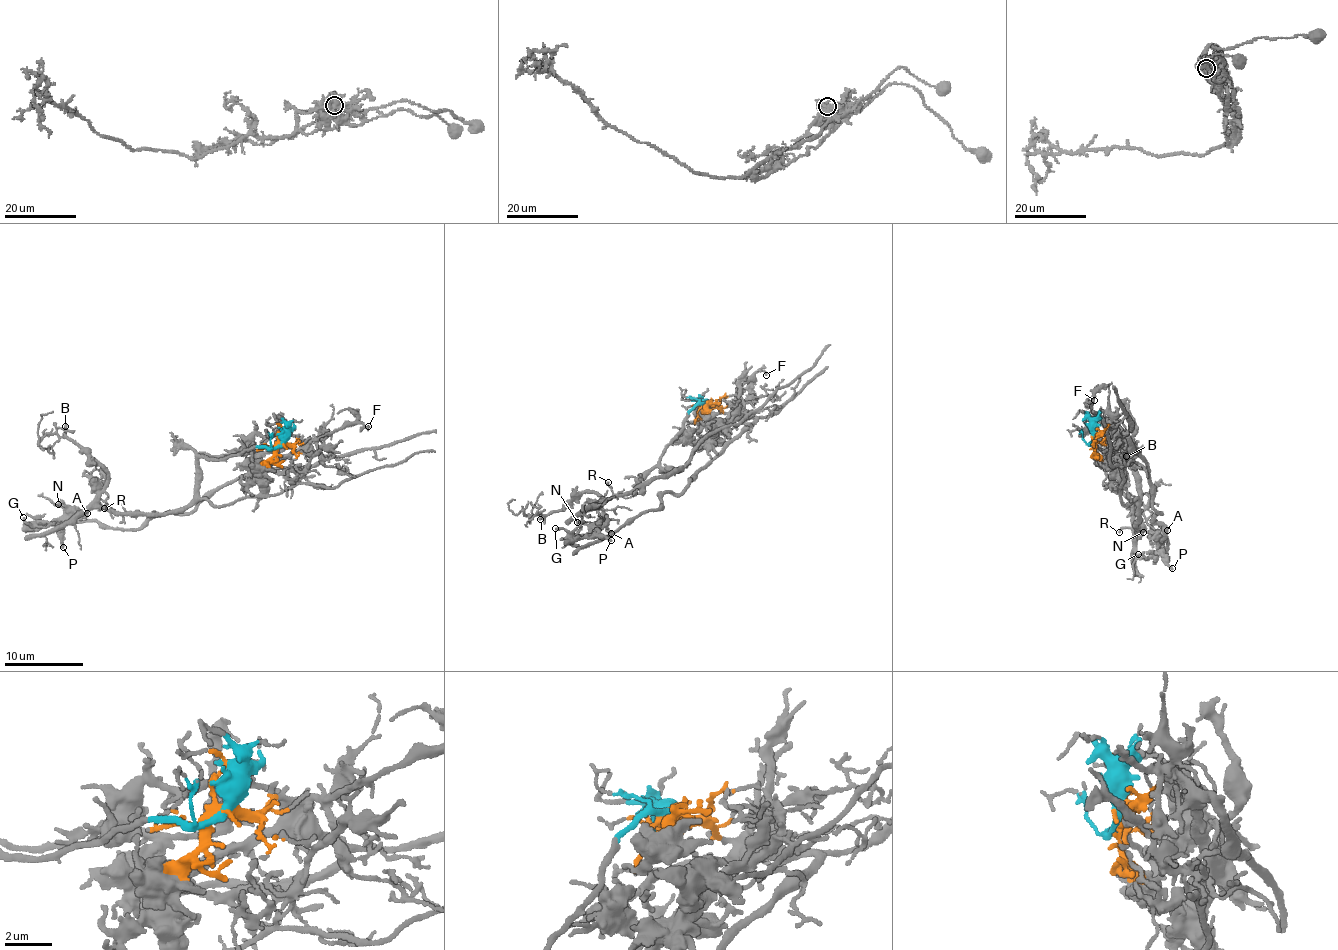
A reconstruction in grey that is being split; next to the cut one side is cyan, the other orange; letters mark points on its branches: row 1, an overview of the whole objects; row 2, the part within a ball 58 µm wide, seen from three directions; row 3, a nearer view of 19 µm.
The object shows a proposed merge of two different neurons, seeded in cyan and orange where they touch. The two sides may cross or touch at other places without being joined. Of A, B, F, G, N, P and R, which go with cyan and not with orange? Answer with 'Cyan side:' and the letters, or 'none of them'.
Cyan side: B, R

